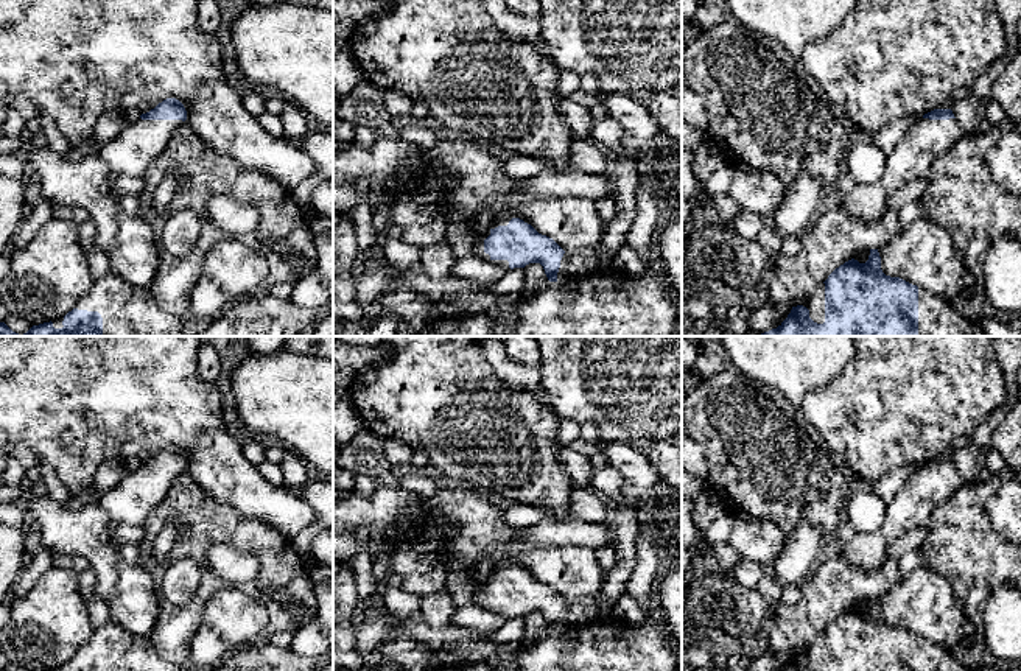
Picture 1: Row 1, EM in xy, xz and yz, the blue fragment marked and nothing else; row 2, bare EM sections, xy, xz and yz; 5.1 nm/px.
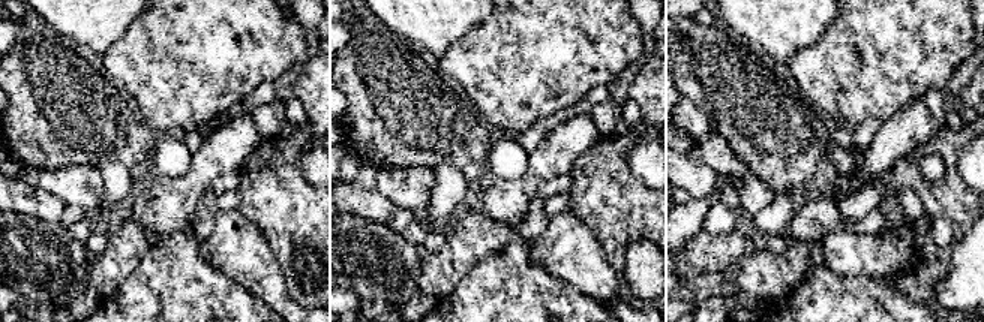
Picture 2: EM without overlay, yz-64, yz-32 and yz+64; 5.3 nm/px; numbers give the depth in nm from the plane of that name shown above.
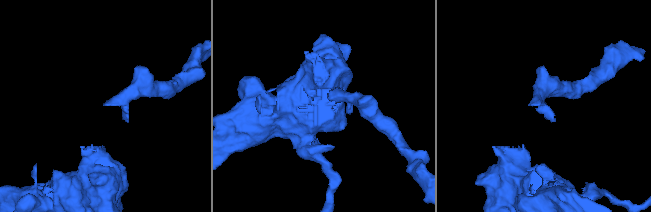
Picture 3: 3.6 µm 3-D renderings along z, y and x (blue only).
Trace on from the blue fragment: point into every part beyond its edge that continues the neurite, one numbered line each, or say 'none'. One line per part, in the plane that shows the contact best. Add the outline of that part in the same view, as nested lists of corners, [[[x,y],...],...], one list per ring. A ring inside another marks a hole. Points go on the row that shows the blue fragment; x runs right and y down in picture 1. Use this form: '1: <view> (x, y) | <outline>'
1: xz (478, 249) | [[[506,216],[493,218],[492,223],[490,223],[490,227],[486,230],[486,234],[482,237],[475,237],[475,248],[473,248],[473,254],[478,258],[481,258],[484,262],[490,262],[490,263],[500,266],[504,271],[510,269],[509,262],[507,260],[492,260],[490,255],[484,252],[484,240],[490,235],[492,229],[495,229],[498,226],[507,226],[510,220],[512,218],[506,218]]]

